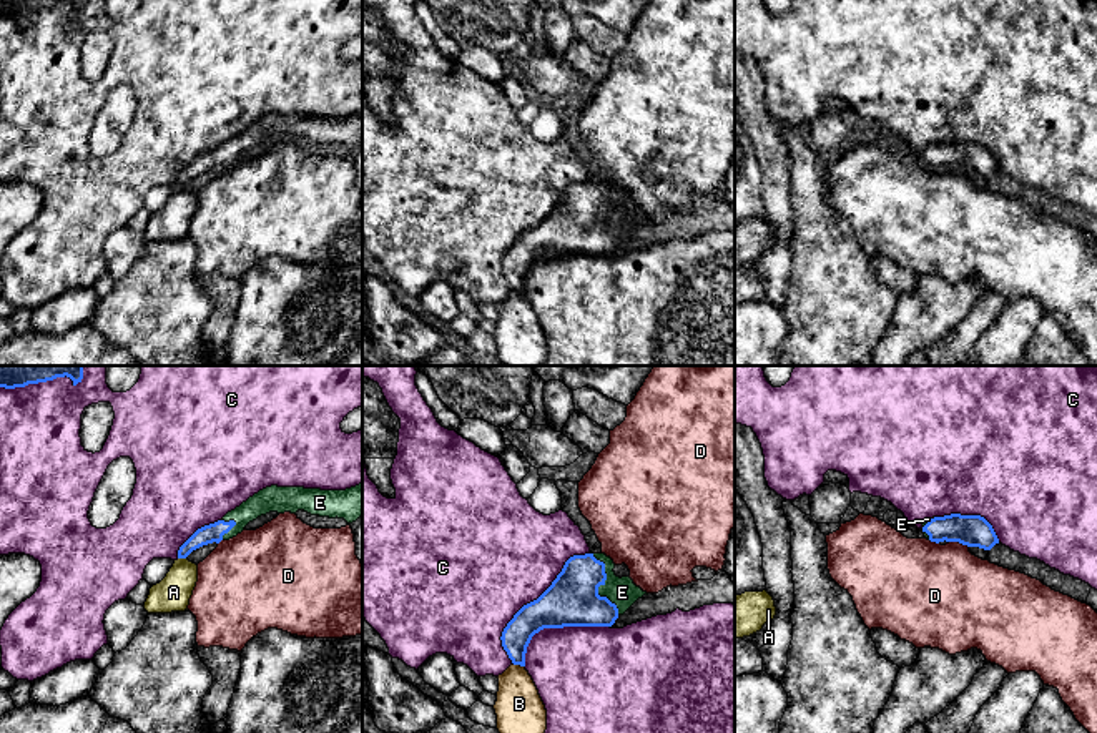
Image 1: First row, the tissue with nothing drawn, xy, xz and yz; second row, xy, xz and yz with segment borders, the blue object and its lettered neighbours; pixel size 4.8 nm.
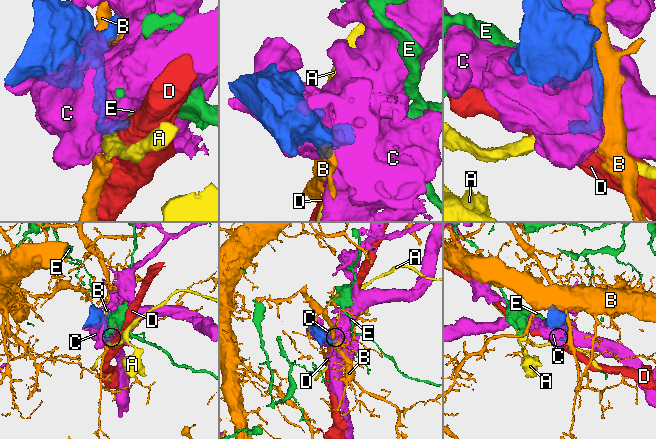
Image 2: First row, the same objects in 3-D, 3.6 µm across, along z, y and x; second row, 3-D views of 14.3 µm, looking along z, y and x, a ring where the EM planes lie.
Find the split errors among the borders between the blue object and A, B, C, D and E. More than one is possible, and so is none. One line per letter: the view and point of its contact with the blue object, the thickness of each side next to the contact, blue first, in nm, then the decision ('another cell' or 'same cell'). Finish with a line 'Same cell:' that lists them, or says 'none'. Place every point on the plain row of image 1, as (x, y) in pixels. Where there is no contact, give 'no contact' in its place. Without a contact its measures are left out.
A: xy (182, 185) | 90/170 nm | another cell
B: xz (519, 291) | 150/240 nm | another cell
C: xz (531, 230) | 260/500 nm | another cell
D: yz (959, 170) | 160/440 nm | another cell
E: xz (600, 211) | 260/140 nm | same cell
Same cell: E

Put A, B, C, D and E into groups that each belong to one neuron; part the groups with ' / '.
A / B / C / D / E

